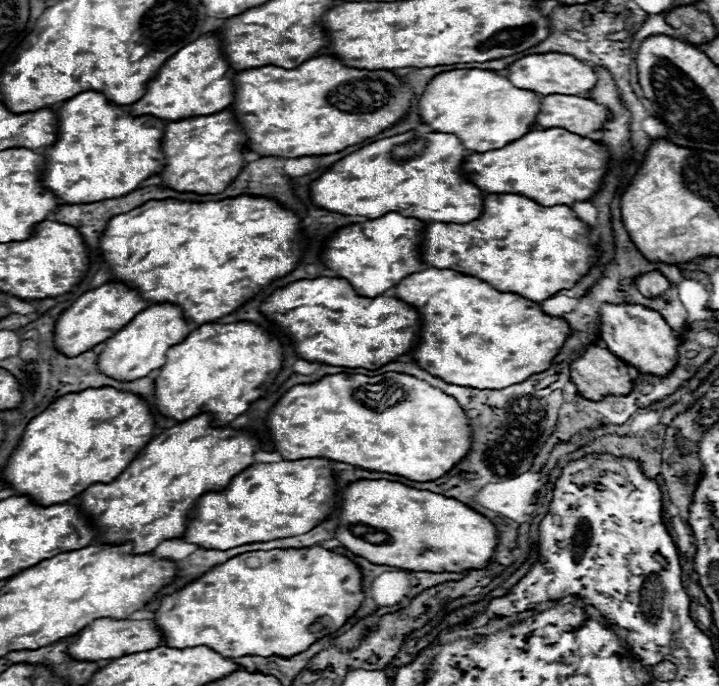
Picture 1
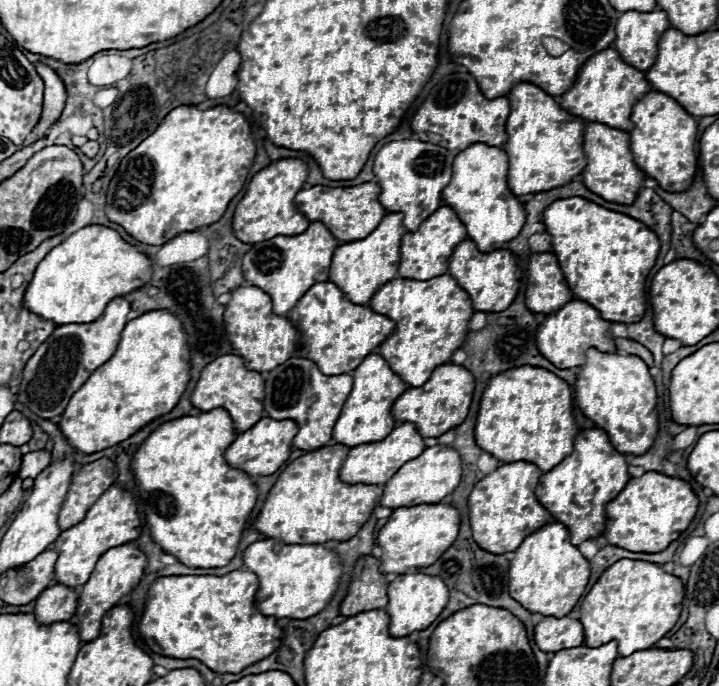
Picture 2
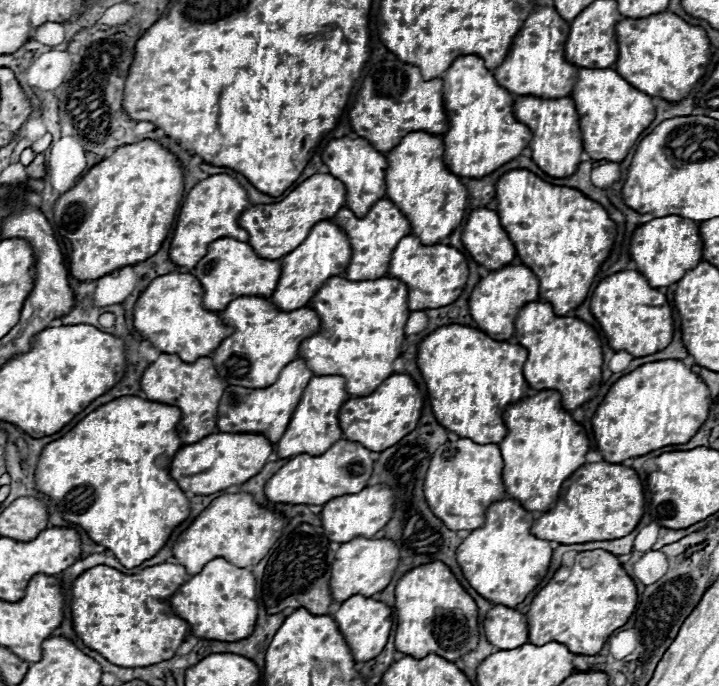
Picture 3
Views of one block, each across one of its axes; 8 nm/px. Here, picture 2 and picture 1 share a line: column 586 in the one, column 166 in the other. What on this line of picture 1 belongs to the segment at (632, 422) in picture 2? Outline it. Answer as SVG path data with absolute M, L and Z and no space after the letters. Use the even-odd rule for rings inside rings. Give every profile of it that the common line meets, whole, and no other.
M202 324L166 352L164 366L154 376L156 410L178 422L212 414L212 424L226 426L260 398L260 384L282 366L282 346L258 324Z

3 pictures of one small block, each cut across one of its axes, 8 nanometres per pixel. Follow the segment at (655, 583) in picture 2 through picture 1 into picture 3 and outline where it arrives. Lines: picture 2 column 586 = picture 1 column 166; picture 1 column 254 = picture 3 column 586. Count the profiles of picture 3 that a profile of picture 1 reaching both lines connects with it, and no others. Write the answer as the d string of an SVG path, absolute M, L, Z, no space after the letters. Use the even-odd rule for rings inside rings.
M588 550L588 552L578 552L574 558L572 566L560 566L550 582L534 596L534 600L528 606L526 618L528 618L528 642L542 646L546 642L560 642L568 646L572 654L584 654L592 656L598 654L608 636L624 626L628 618L632 616L636 608L636 584L632 578L626 574L618 558L606 550Z

